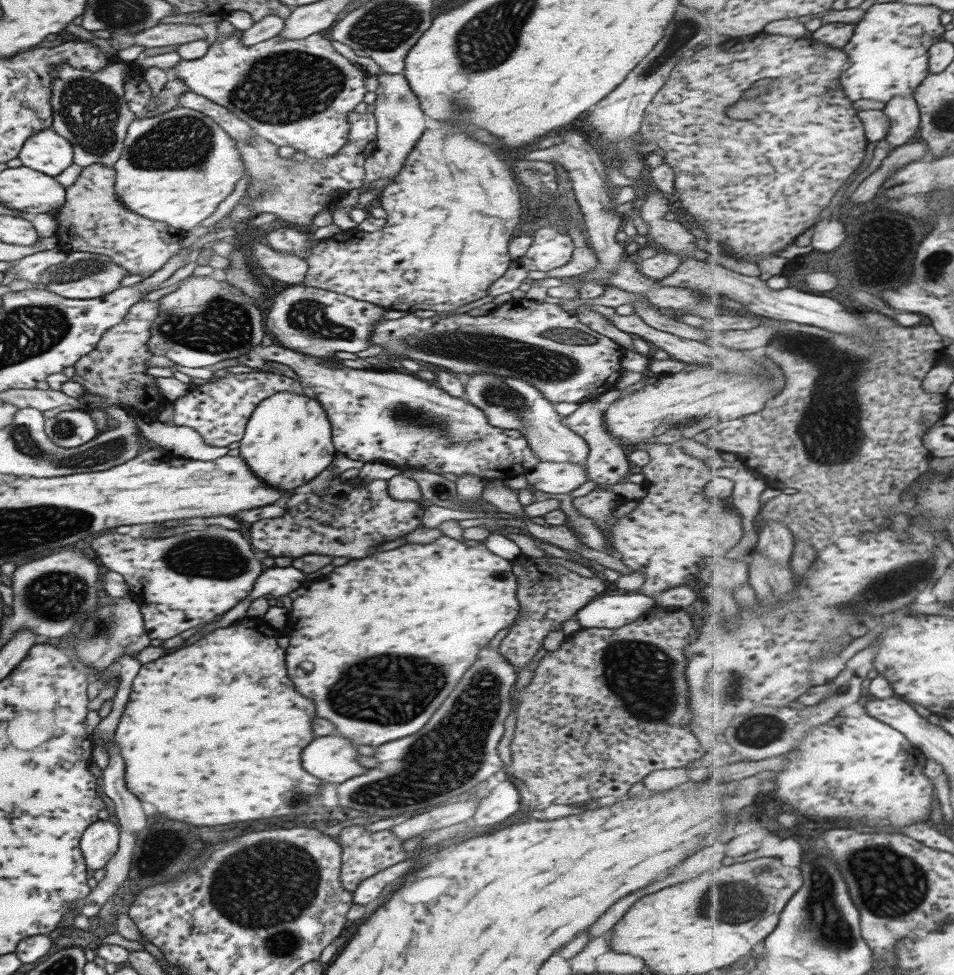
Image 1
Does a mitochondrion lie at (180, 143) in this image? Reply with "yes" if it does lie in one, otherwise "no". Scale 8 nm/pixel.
yes

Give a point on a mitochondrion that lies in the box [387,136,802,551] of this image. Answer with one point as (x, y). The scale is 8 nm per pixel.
(551, 364)

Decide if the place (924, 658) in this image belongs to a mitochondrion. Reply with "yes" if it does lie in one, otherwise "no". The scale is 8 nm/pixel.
no

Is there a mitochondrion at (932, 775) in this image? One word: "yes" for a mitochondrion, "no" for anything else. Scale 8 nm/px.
no

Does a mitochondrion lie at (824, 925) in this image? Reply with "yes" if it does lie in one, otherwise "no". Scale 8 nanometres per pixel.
yes

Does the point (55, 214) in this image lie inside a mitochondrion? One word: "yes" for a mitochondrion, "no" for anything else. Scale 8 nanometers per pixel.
no

